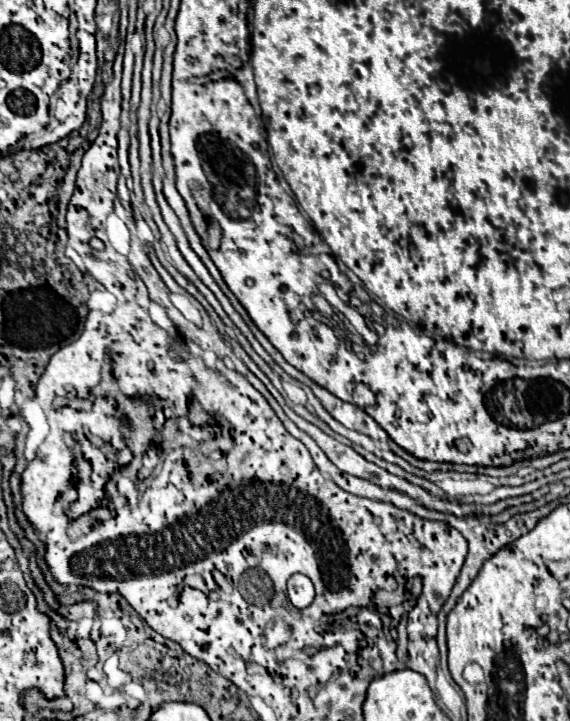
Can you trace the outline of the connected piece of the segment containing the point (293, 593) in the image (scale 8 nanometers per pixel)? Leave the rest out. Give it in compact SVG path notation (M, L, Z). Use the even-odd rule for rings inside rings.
M294 574L288 580L288 598L296 608L306 608L314 600L314 586L304 574Z

